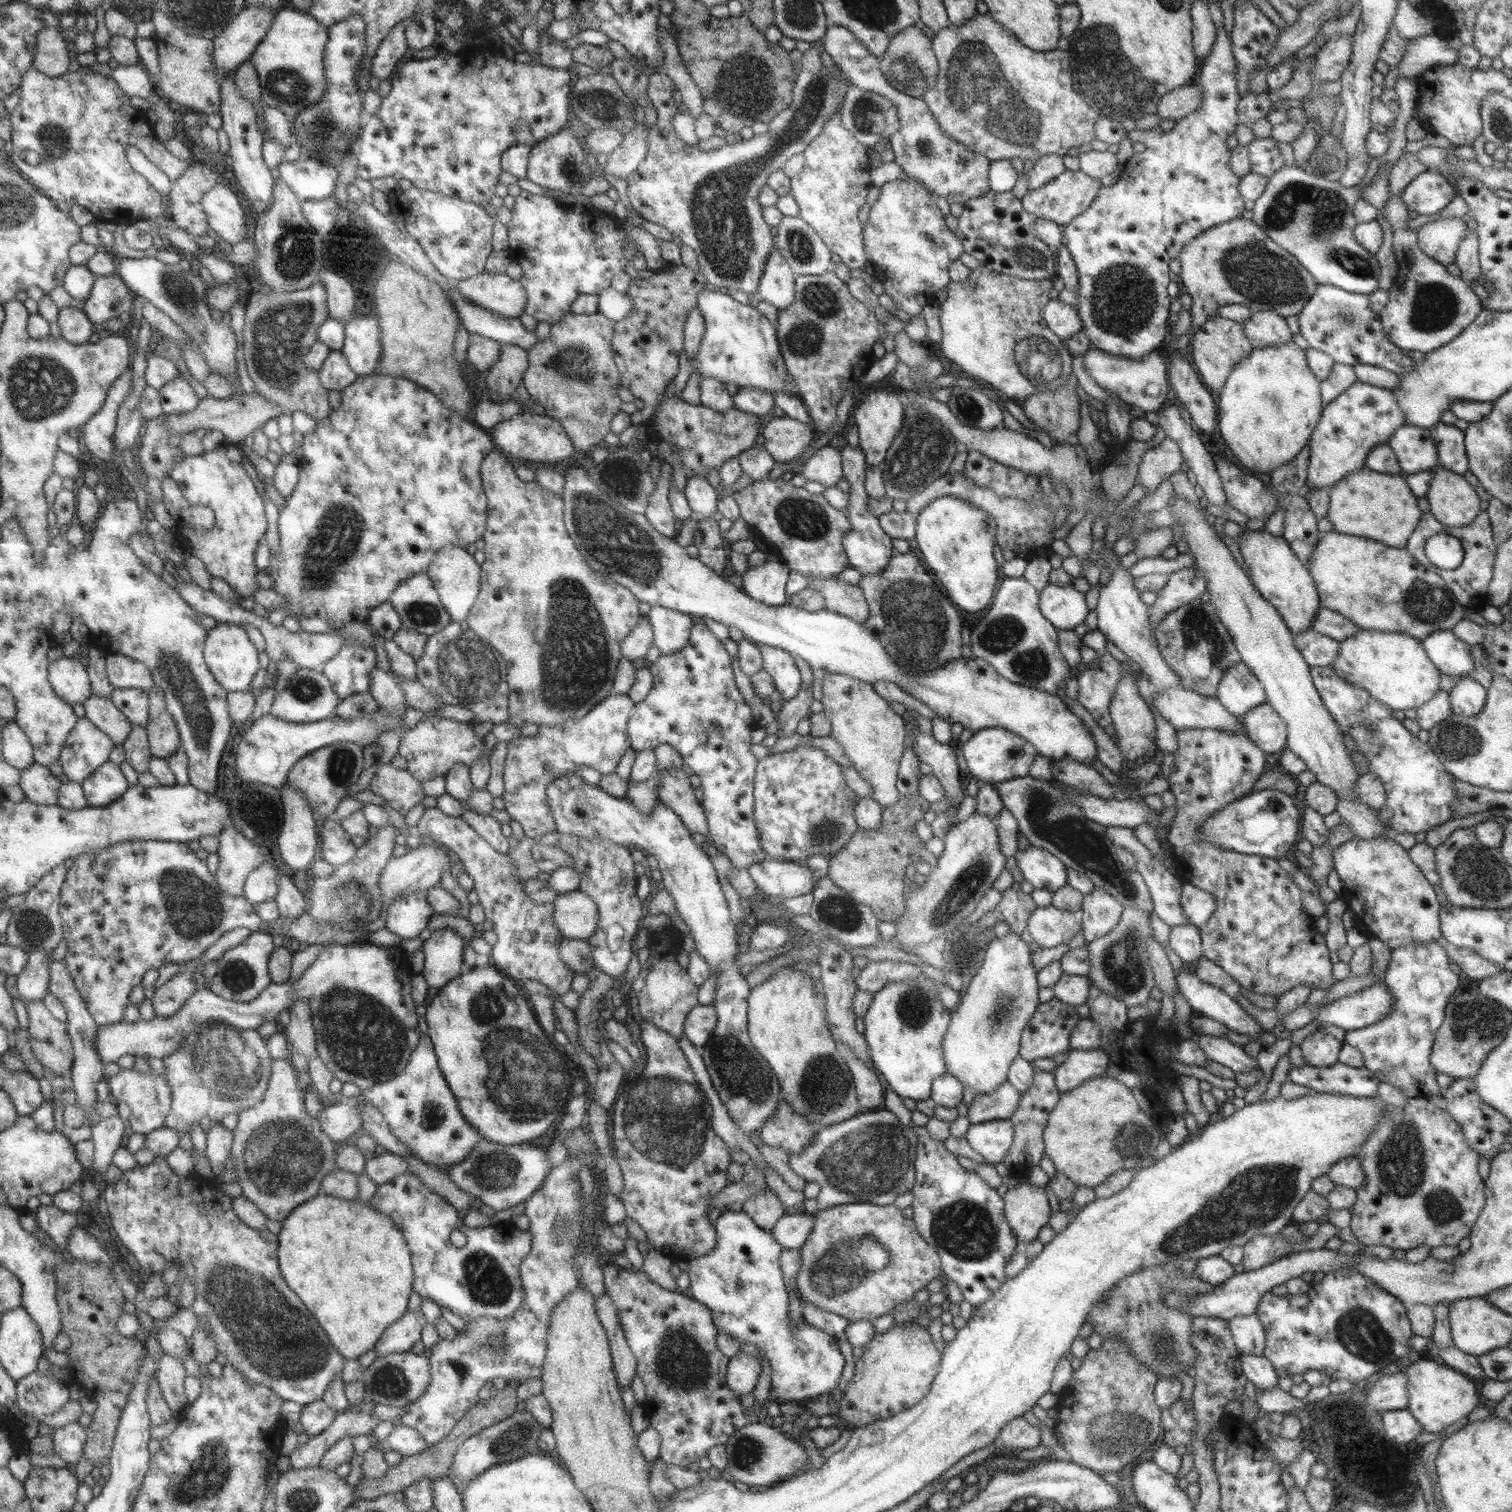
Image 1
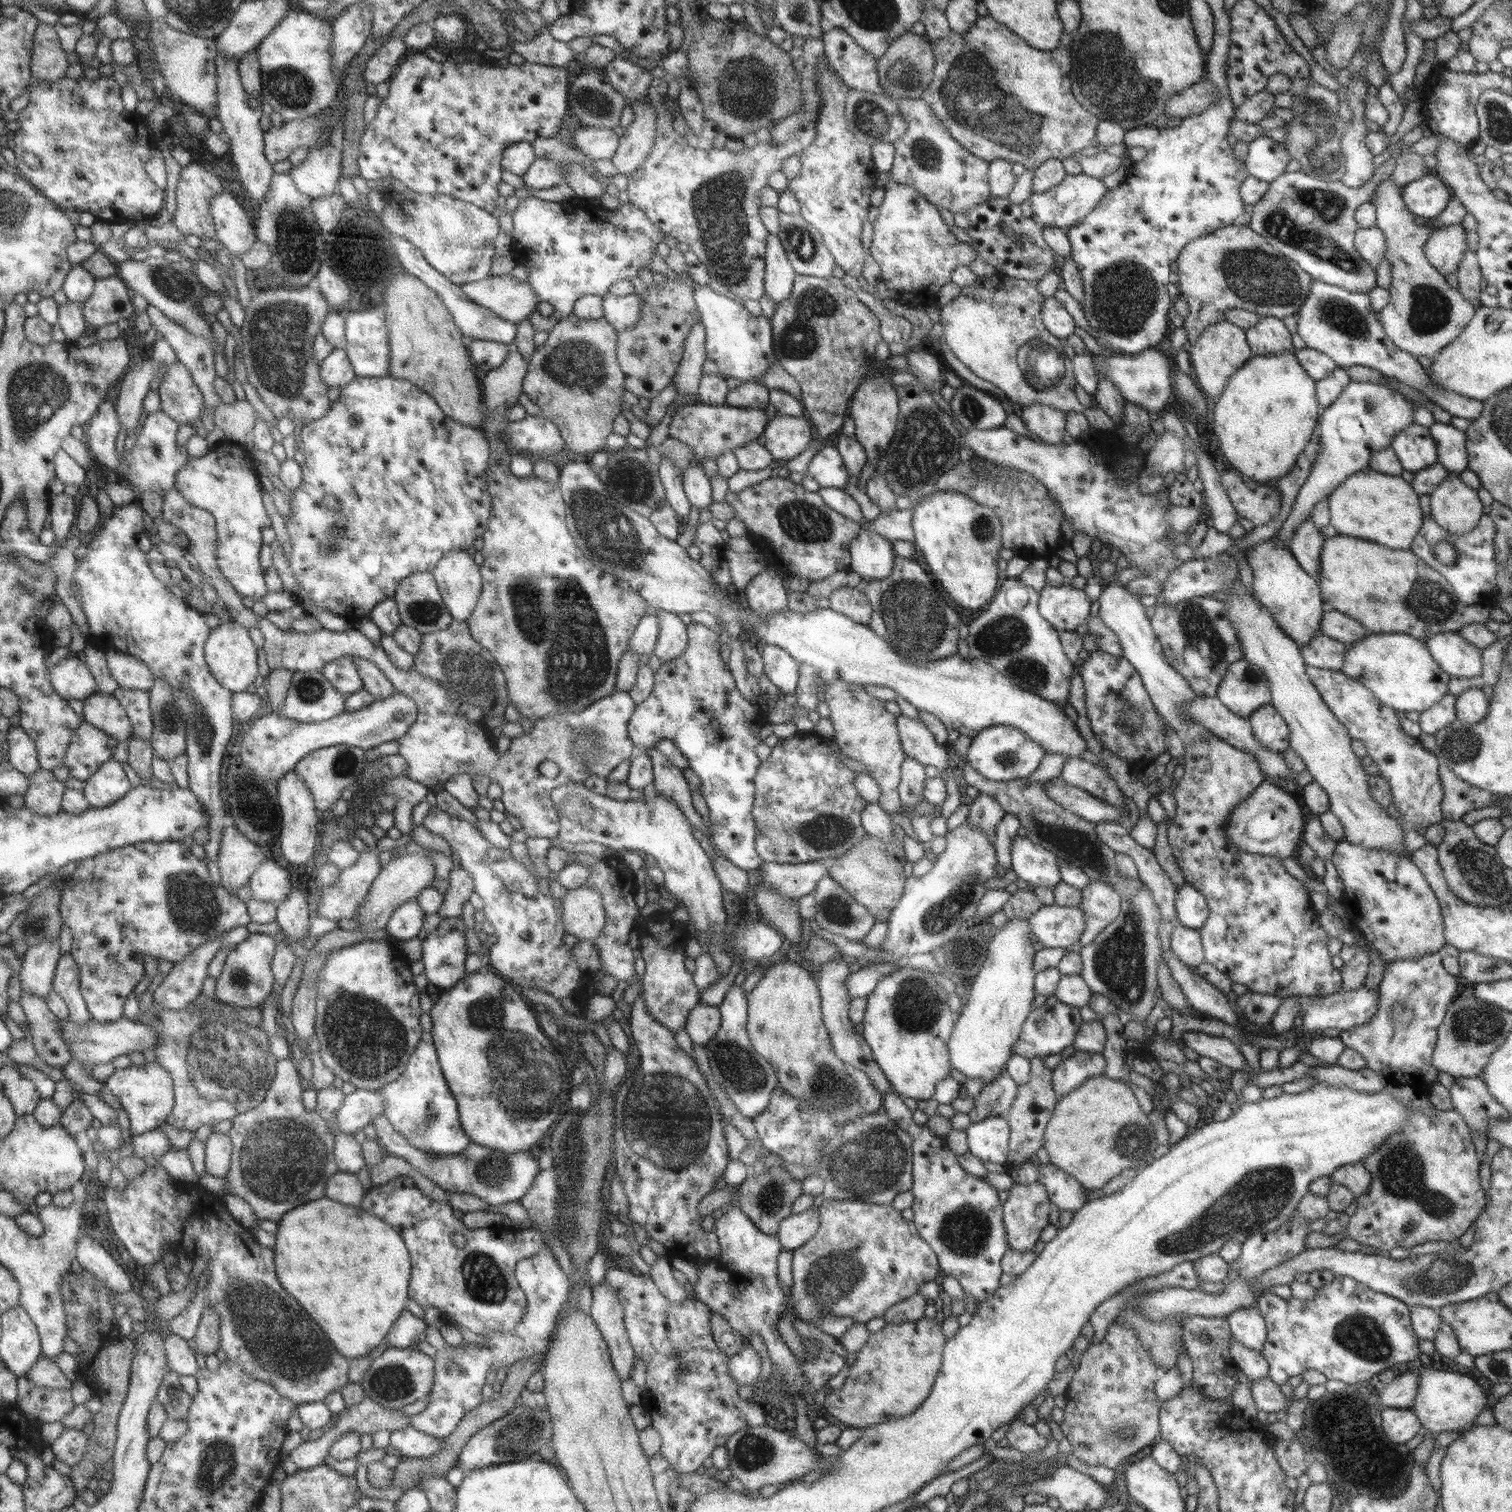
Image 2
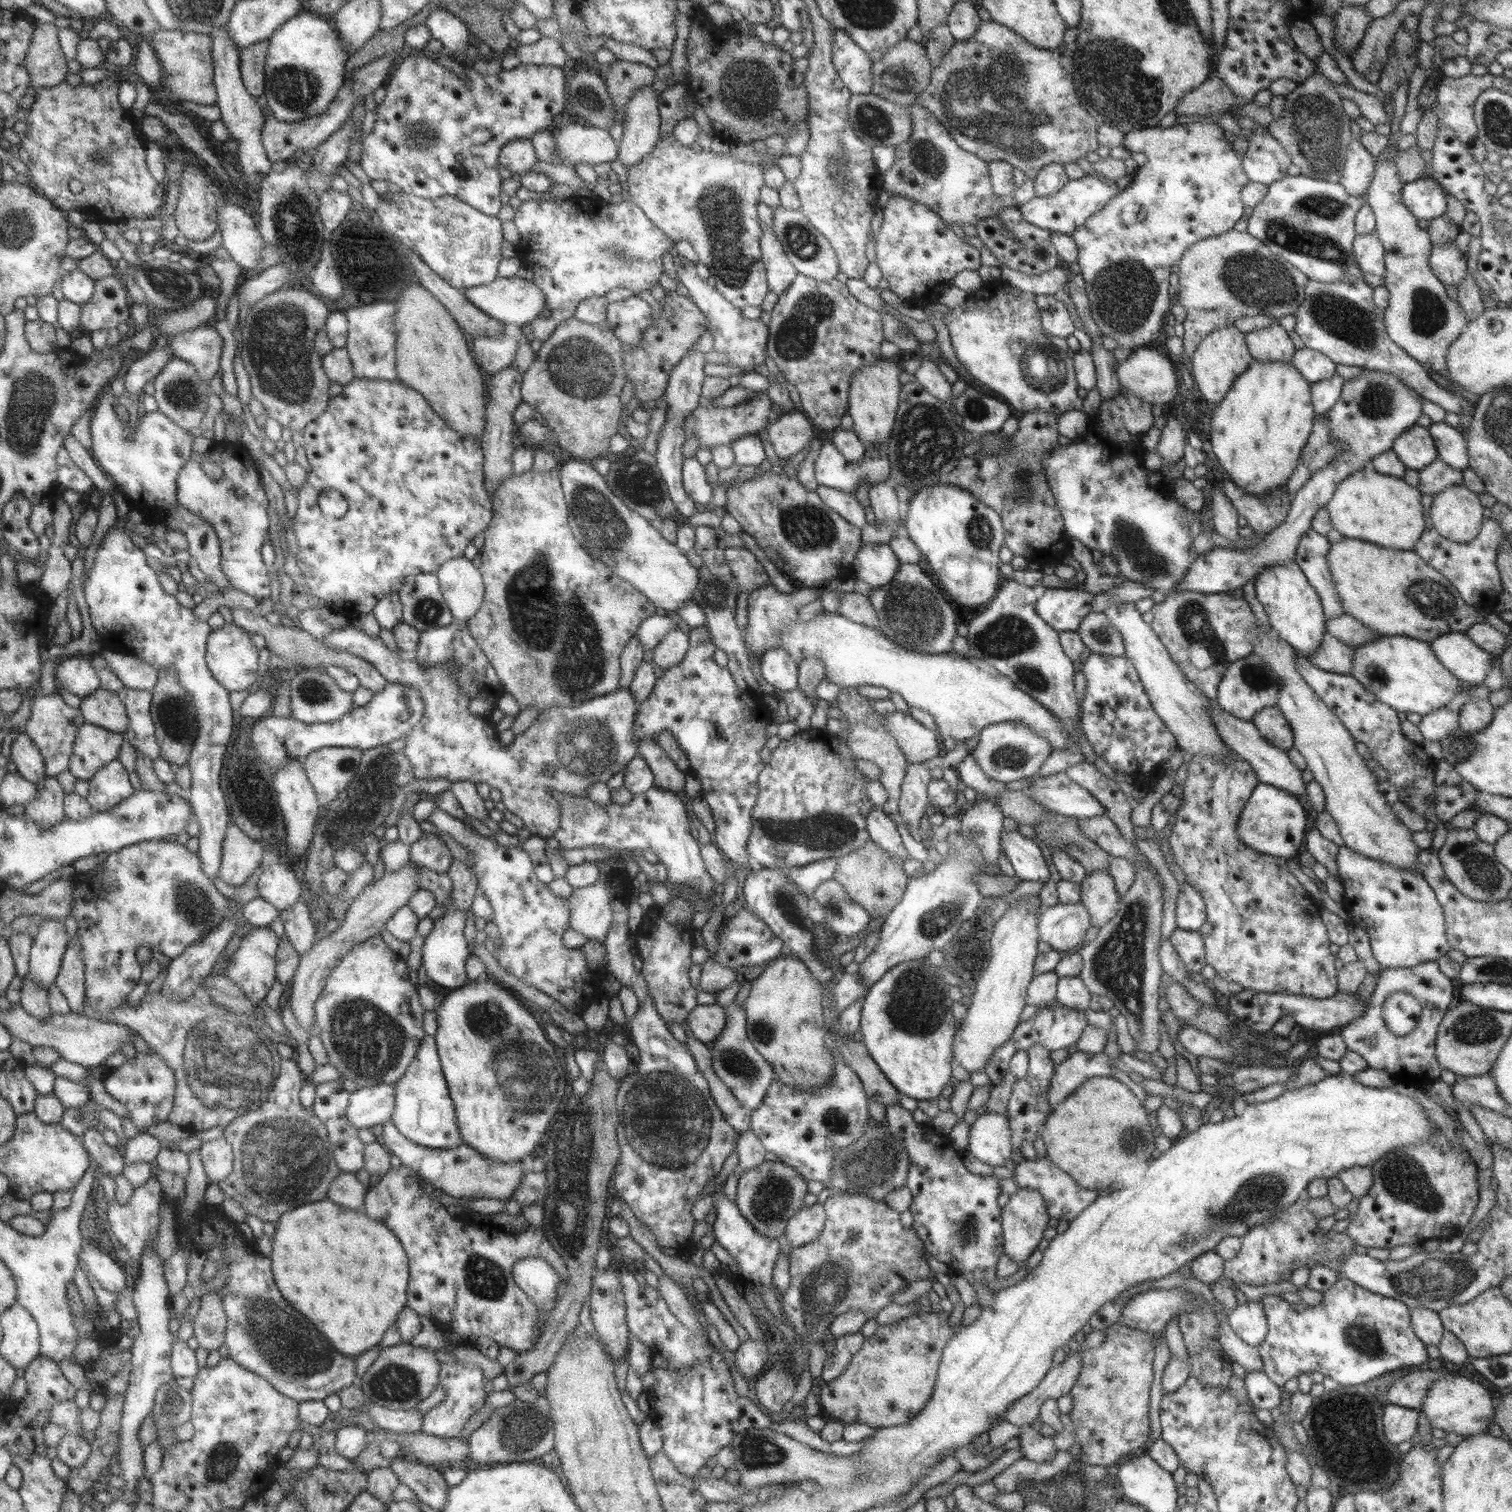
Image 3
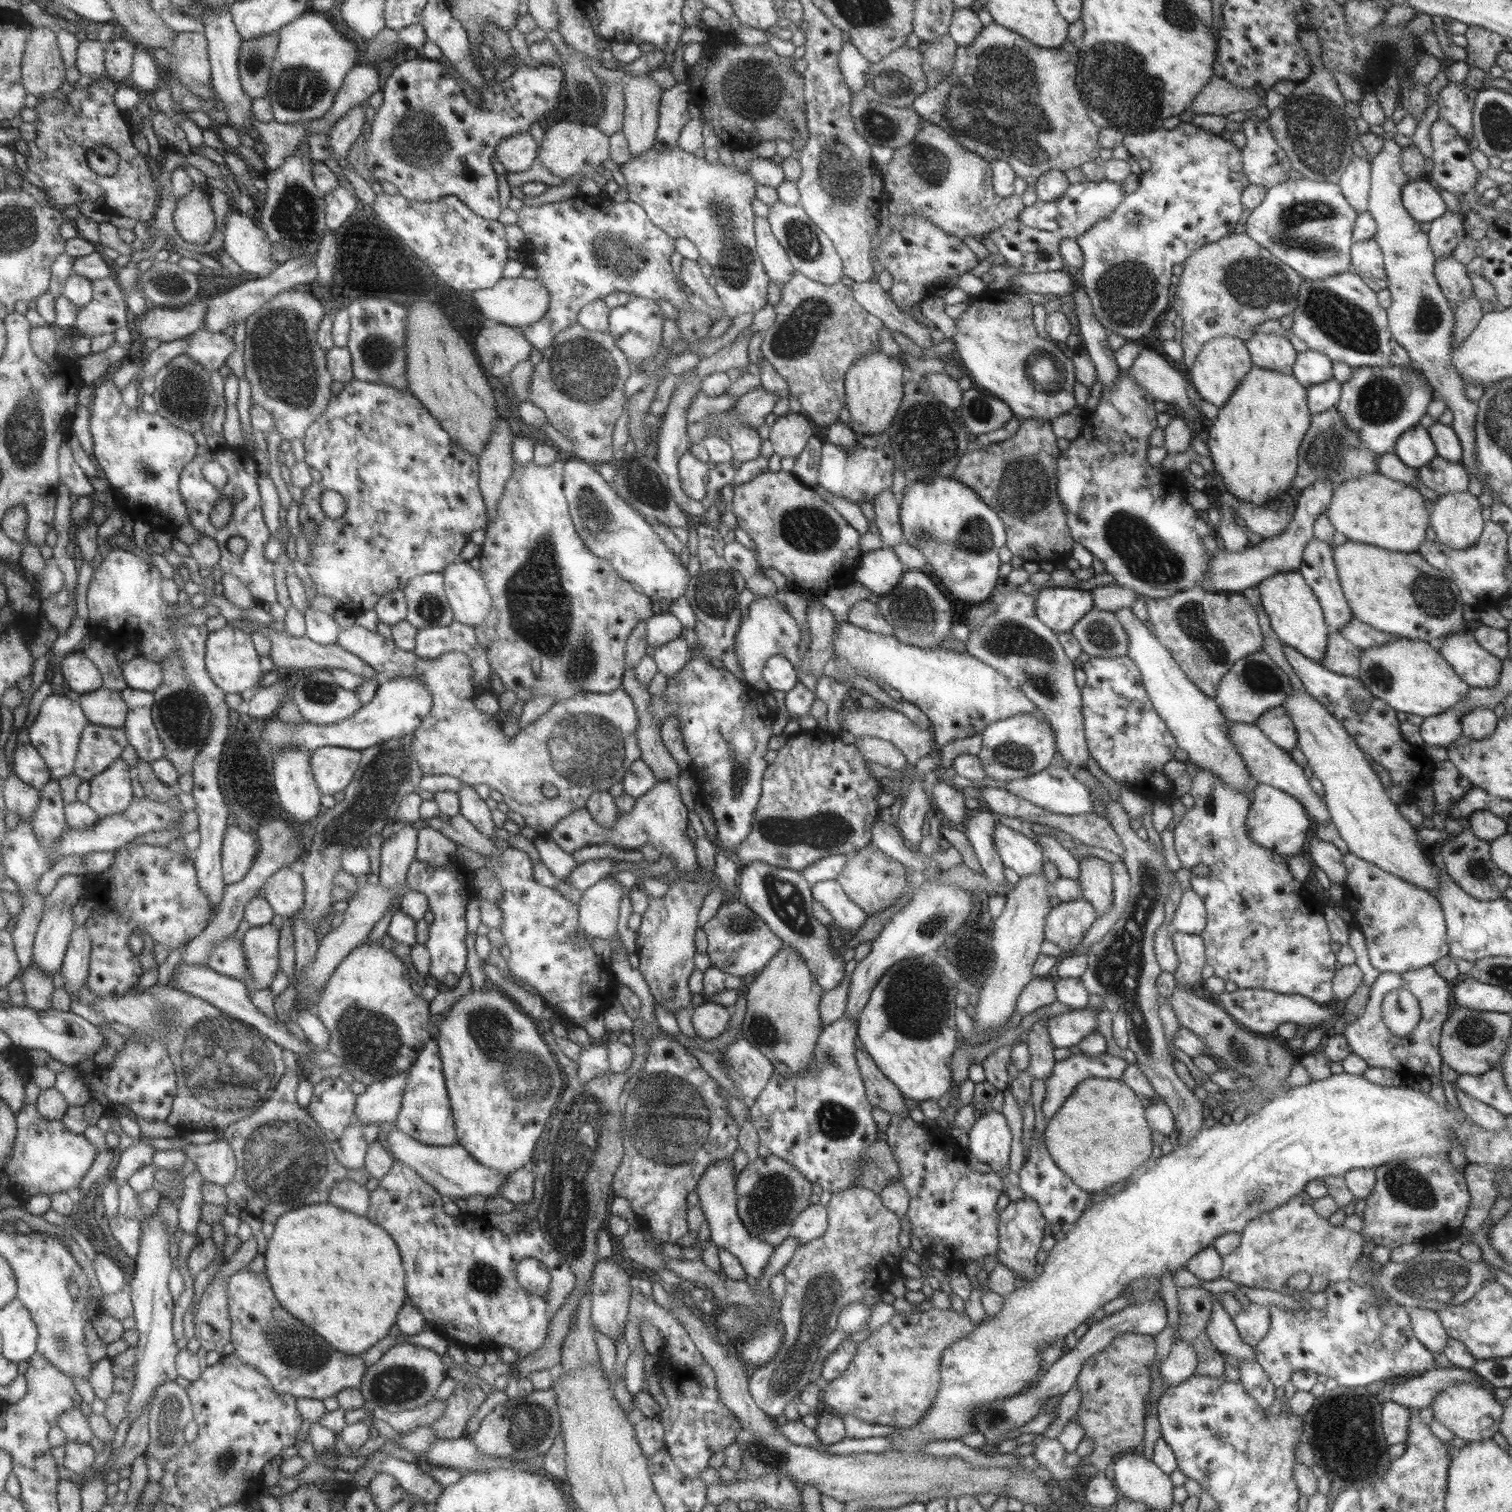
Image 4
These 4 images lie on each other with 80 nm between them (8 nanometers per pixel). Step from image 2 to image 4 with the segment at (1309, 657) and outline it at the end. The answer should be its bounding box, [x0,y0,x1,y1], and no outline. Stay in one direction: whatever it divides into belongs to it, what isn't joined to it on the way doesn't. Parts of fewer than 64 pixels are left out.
[1321,632,1362,679]

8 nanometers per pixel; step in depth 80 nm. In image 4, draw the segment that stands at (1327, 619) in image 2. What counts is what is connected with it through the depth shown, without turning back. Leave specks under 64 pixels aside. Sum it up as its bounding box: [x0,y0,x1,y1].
[1338,617,1402,650]

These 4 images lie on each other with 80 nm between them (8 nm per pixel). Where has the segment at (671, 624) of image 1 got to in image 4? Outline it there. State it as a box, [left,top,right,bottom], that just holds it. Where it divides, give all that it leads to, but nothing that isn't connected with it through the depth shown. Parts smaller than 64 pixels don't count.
[653,636,690,677]

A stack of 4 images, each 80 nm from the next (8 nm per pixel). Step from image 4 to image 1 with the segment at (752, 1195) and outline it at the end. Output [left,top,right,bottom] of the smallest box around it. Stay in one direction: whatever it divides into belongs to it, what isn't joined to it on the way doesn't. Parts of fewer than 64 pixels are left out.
[742,1187,786,1232]

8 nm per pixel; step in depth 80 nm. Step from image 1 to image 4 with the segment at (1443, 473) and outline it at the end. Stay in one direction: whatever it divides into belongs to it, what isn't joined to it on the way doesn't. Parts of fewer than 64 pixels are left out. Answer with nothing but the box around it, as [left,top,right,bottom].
[1428,491,1484,550]

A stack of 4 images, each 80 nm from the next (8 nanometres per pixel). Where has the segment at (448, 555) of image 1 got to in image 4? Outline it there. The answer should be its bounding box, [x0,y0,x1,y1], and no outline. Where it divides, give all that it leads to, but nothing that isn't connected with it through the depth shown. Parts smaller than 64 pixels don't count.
[441,561,492,627]

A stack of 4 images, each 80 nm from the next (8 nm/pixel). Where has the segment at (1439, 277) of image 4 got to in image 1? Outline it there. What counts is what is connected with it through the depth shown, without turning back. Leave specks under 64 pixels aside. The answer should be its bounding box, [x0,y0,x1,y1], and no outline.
[1415,218,1466,267]

